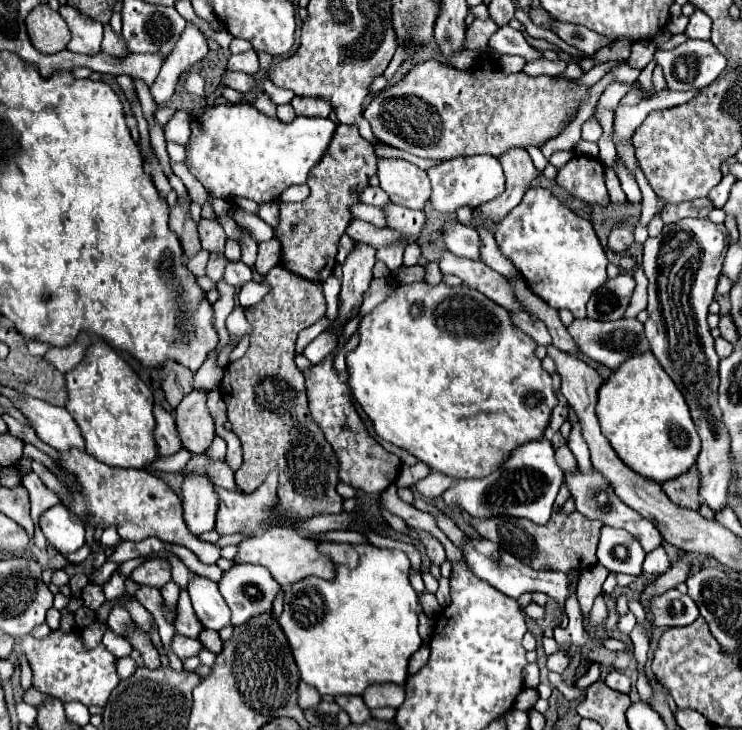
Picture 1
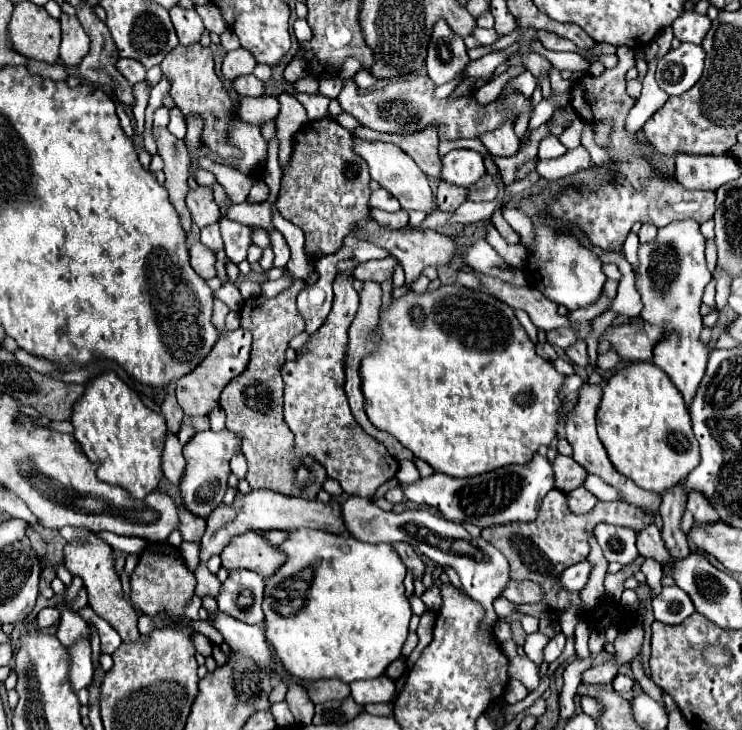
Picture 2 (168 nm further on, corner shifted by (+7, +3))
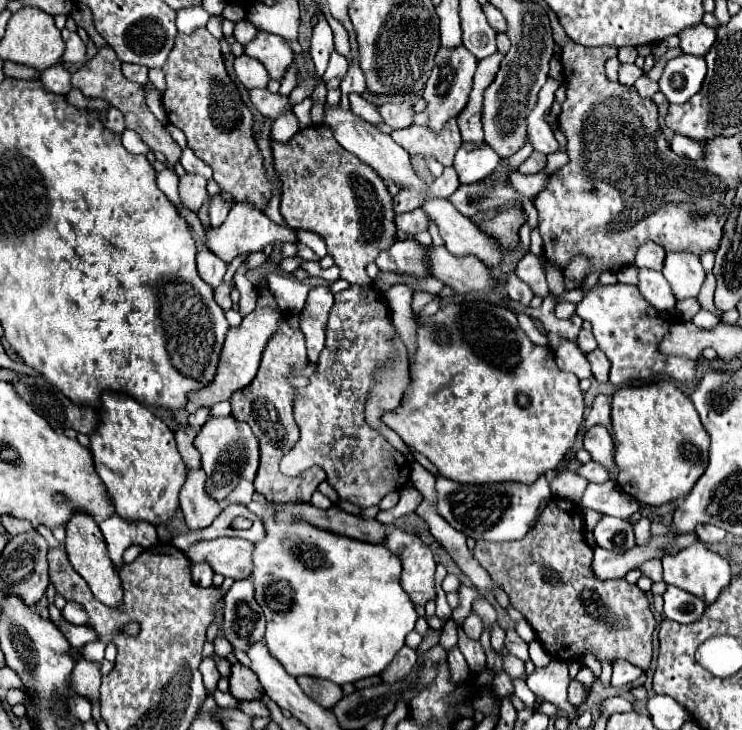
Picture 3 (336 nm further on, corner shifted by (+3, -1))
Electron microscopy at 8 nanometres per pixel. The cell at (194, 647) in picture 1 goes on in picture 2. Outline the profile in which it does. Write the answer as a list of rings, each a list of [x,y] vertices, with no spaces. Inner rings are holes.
[[[195,633],[195,635],[193,635],[193,645],[195,645],[195,649],[197,649],[197,651],[199,651],[203,657],[211,657],[213,645],[211,645],[211,641],[209,641],[205,635]]]

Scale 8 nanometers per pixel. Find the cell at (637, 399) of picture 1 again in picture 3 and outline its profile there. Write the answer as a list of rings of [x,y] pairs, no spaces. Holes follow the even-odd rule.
[[[657,381],[641,387],[619,387],[611,401],[611,425],[615,435],[615,465],[619,469],[617,483],[625,493],[645,505],[659,507],[685,497],[707,467],[707,433],[703,433],[703,425],[691,399],[673,381]]]

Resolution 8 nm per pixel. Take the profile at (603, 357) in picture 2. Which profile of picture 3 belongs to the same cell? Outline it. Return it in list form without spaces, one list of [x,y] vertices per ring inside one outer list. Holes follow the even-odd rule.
[[[595,283],[593,287],[583,287],[583,299],[581,303],[577,303],[577,315],[591,321],[598,348],[607,355],[611,363],[609,381],[613,385],[619,387],[631,379],[647,379],[659,373],[667,373],[669,377],[681,383],[695,381],[695,361],[683,359],[683,357],[667,357],[667,355],[657,353],[657,343],[661,341],[663,333],[673,323],[673,315],[651,307],[641,297],[635,285]]]

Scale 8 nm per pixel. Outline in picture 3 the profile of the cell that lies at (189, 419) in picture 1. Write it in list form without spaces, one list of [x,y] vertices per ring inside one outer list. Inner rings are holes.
[[[269,291],[261,293],[255,311],[249,313],[247,317],[243,317],[243,323],[239,327],[229,329],[223,349],[221,349],[221,355],[219,355],[219,365],[217,365],[217,373],[215,373],[213,381],[207,387],[189,393],[187,399],[189,399],[191,407],[213,407],[215,403],[229,399],[235,391],[247,387],[253,381],[259,361],[261,361],[261,353],[263,353],[271,333],[275,333],[279,317],[281,317],[281,309],[277,307],[273,295]]]

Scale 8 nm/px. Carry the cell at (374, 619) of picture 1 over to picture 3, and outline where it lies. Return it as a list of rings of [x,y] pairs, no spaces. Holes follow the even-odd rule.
[[[251,501],[247,509],[259,515],[267,529],[267,537],[261,543],[255,543],[253,583],[255,599],[267,617],[265,641],[273,657],[277,657],[293,677],[311,675],[335,681],[339,685],[379,675],[405,645],[405,637],[409,631],[413,631],[417,621],[415,607],[399,583],[399,557],[393,555],[385,545],[333,535],[303,521],[273,521],[273,505],[259,505]]]

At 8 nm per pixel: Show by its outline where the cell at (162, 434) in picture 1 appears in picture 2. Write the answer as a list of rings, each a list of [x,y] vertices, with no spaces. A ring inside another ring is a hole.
[[[167,435],[165,441],[165,449],[163,449],[163,473],[167,477],[169,483],[179,485],[181,477],[183,477],[183,469],[185,469],[185,457],[181,453],[181,443],[175,435]]]

